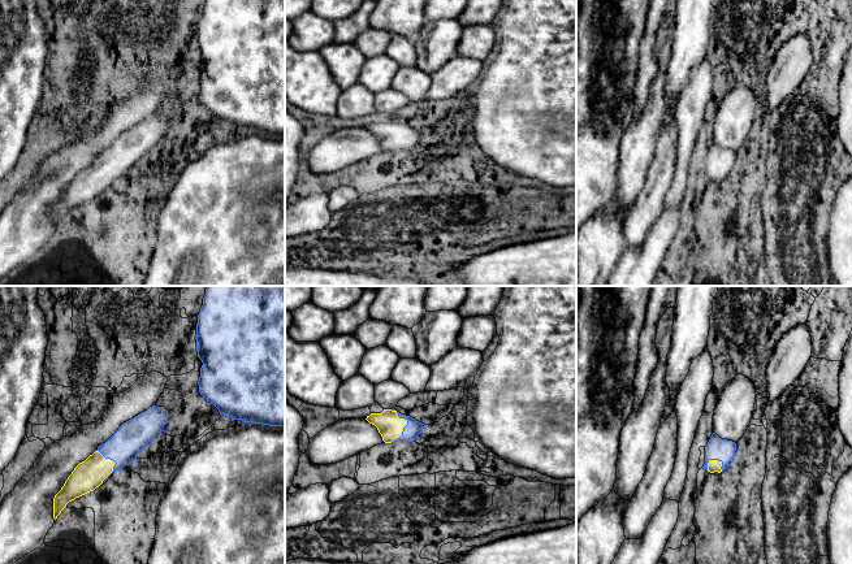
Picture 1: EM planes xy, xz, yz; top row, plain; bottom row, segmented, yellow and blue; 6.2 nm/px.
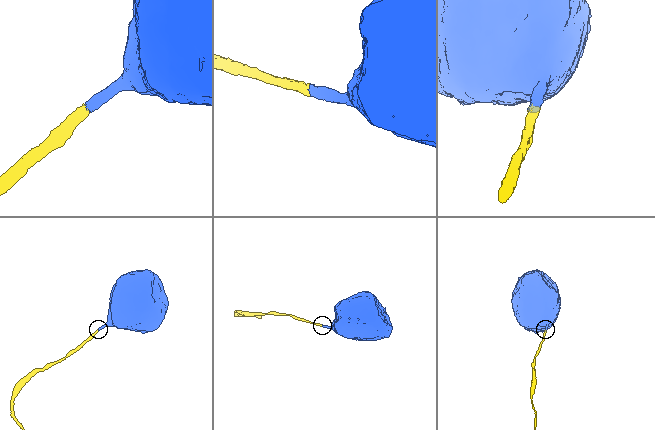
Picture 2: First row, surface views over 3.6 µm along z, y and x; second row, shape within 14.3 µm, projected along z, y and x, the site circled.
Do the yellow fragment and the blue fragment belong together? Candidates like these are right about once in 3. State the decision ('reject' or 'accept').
accept

